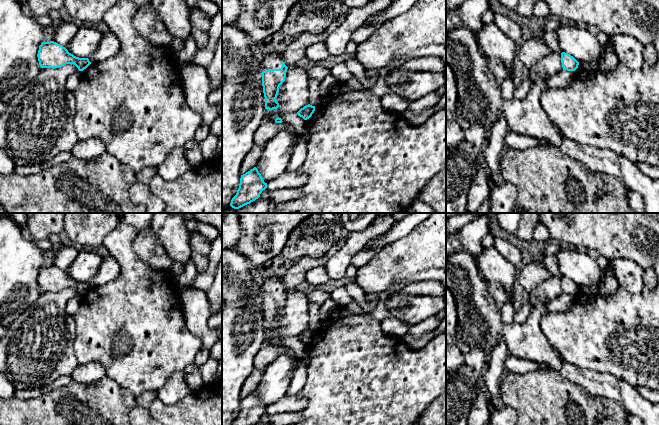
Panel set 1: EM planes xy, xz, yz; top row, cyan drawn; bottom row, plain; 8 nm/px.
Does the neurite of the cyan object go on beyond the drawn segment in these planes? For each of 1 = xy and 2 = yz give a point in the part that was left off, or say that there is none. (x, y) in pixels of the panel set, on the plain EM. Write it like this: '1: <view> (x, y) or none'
1: none
2: none

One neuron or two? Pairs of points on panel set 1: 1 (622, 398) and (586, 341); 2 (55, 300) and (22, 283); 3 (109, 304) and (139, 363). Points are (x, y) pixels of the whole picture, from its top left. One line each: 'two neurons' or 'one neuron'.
1: two neurons
2: two neurons
3: one neuron

